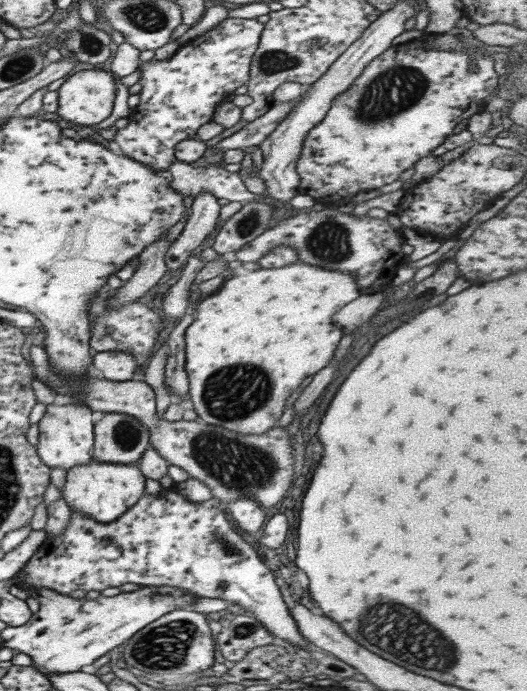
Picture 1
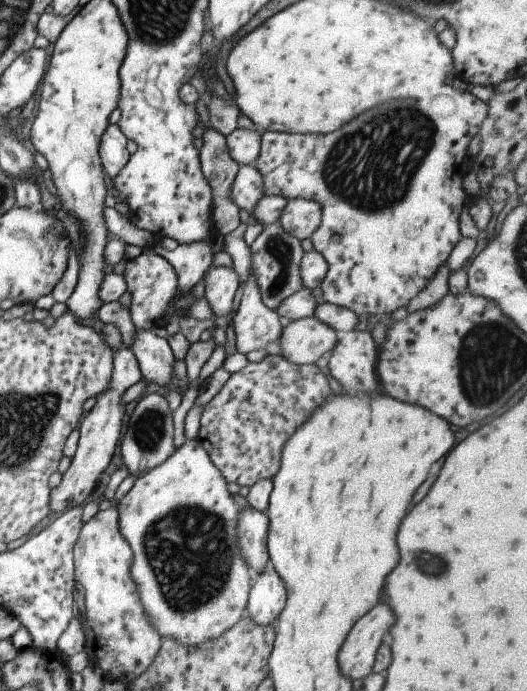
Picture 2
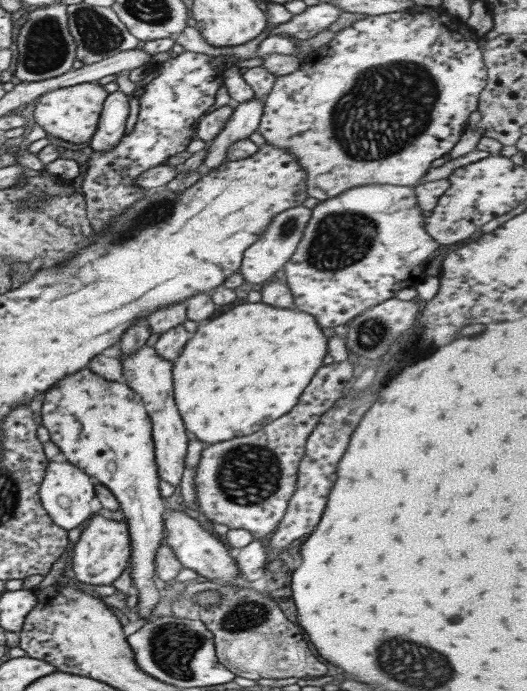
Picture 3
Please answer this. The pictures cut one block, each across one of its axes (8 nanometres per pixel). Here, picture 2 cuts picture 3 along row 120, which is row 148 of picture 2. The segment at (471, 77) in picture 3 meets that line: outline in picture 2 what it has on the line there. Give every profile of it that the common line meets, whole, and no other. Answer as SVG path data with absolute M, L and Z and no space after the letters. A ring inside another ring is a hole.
M452 85L437 87L431 98L421 100L389 100L365 114L359 114L339 130L331 134L303 134L278 133L262 131L260 134L260 149L253 165L262 176L264 194L280 196L284 199L307 199L316 202L321 207L319 226L309 235L312 250L318 252L326 262L326 273L322 276L318 286L321 289L320 298L329 304L349 309L356 316L377 316L377 314L392 315L395 310L407 306L408 300L419 292L425 283L433 276L440 264L446 262L453 245L461 236L457 224L457 217L461 207L469 207L474 198L469 197L462 189L463 177L472 171L472 160L467 156L467 144L478 133L480 124L486 117L488 106L469 92L454 88Z

